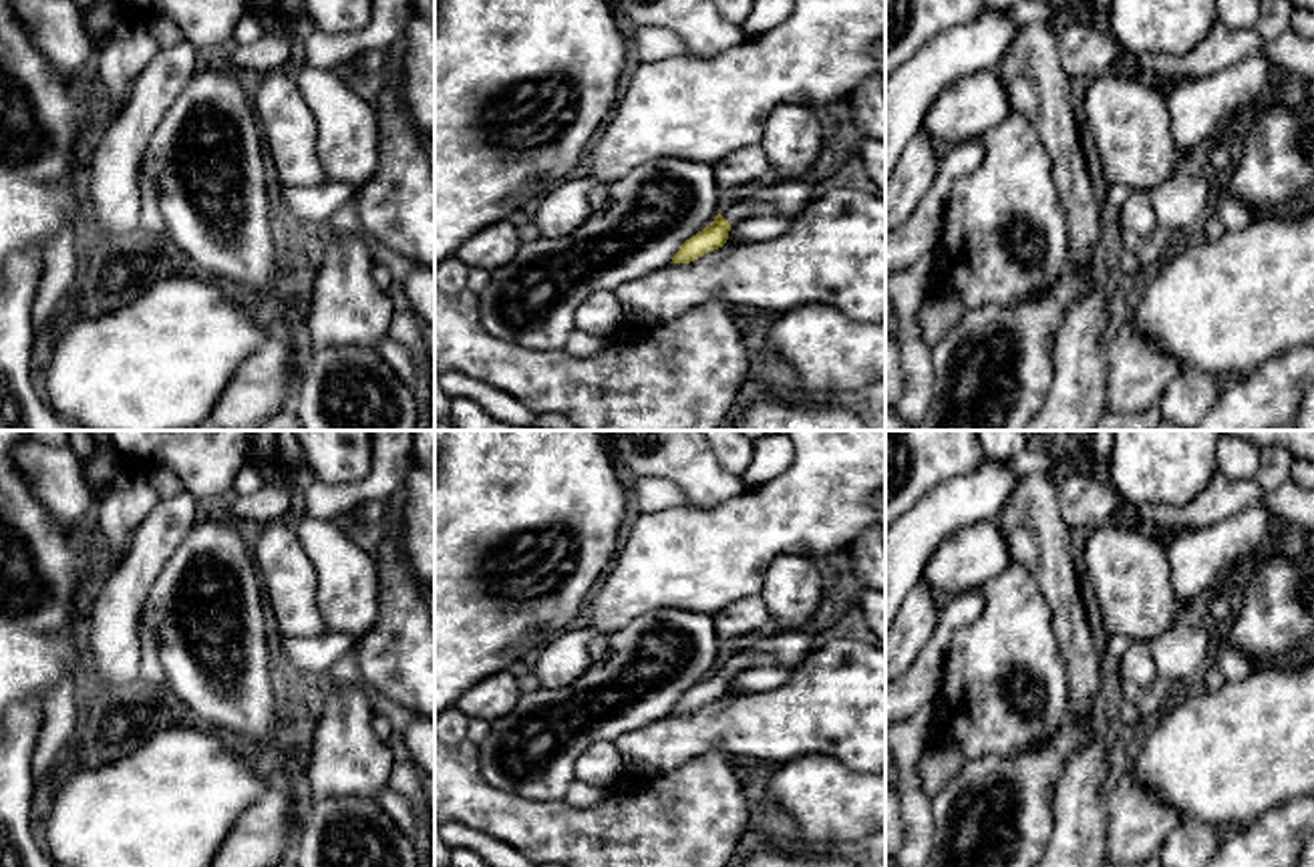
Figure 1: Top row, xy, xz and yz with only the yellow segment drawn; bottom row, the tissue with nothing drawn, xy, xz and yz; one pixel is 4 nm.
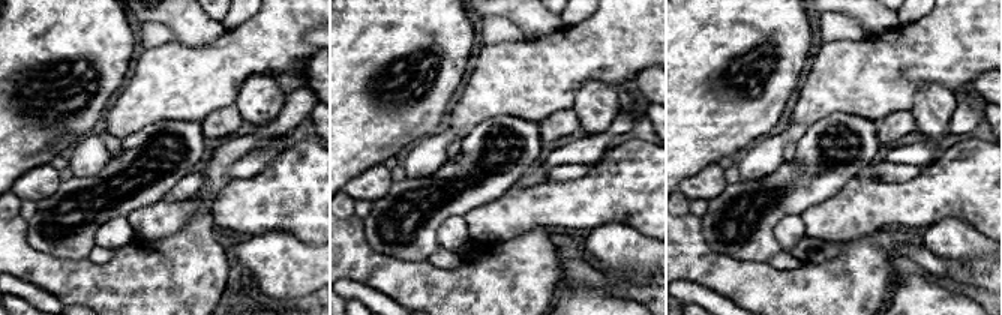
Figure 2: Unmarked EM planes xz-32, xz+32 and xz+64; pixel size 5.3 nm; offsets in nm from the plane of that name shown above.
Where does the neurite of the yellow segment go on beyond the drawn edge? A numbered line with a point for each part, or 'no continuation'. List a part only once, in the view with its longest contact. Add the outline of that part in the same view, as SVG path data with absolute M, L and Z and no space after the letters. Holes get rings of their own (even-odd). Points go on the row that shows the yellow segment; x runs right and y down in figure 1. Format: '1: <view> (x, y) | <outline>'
1: xz (787, 198) | M811 169L805 177L799 179L783 179L781 183L773 185L769 193L759 201L734 201L720 209L720 215L728 223L736 223L749 217L763 217L763 215L799 215L805 205L813 197L813 189L819 181L825 181L833 171L831 169Z

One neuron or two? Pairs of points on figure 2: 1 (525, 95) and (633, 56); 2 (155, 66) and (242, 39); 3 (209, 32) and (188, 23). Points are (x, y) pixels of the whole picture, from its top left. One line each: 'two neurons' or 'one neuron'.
1: one neuron
2: one neuron
3: one neuron

